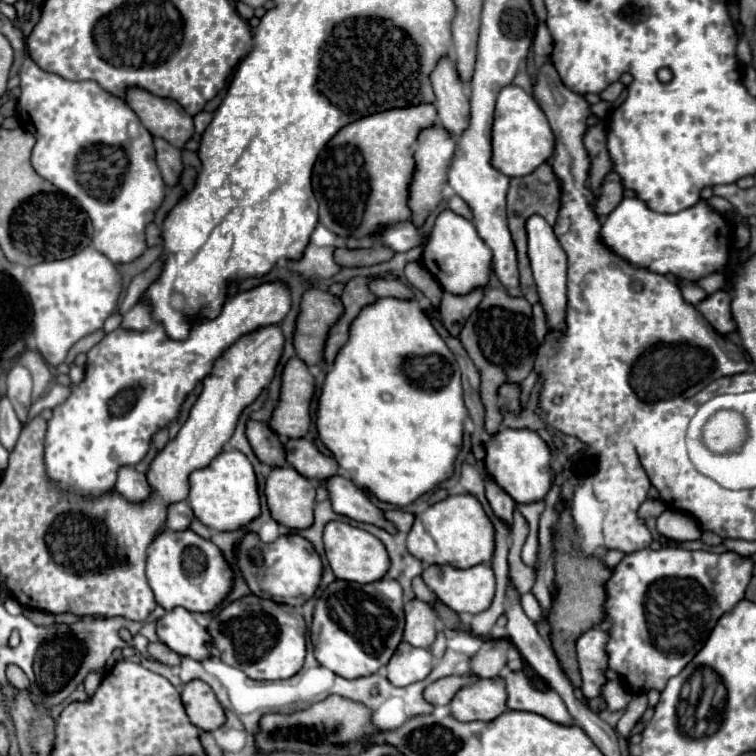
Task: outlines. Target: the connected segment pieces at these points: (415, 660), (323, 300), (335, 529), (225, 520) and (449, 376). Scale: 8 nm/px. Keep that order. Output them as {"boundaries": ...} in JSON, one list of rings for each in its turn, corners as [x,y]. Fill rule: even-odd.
{"boundaries":[[[[403,641],[387,665],[387,679],[397,687],[405,687],[415,681],[423,681],[431,673],[431,669],[433,669],[431,651],[413,647]]],[[[309,289],[301,301],[301,315],[297,319],[297,333],[295,333],[295,349],[297,355],[311,367],[319,365],[325,351],[325,335],[329,327],[337,323],[343,315],[341,299],[331,295],[323,289]]],[[[331,521],[325,527],[323,541],[325,541],[325,553],[329,559],[329,565],[337,579],[355,581],[355,583],[373,583],[385,577],[389,569],[387,549],[375,535],[367,533],[365,529],[359,529],[349,523],[341,523],[341,521]]],[[[223,451],[209,467],[193,471],[187,501],[195,517],[213,531],[237,531],[261,515],[259,483],[253,465],[241,451]]],[[[387,297],[387,299],[379,299],[377,303],[365,307],[357,315],[357,319],[353,321],[353,325],[349,329],[349,341],[339,351],[339,355],[333,363],[333,369],[327,373],[325,383],[323,383],[323,391],[319,397],[319,409],[317,409],[317,431],[319,431],[319,439],[335,455],[337,463],[341,465],[341,469],[345,469],[349,473],[349,477],[355,485],[359,485],[359,487],[365,485],[365,489],[371,491],[379,501],[393,503],[397,507],[407,507],[417,497],[435,489],[439,483],[443,483],[445,479],[449,479],[453,475],[453,465],[455,465],[457,453],[463,445],[463,421],[467,419],[467,415],[469,415],[469,411],[467,411],[465,401],[463,401],[461,371],[459,371],[459,365],[455,361],[455,355],[449,351],[445,341],[433,329],[431,321],[425,317],[425,313],[417,305],[417,301],[399,301],[399,299]]]]}

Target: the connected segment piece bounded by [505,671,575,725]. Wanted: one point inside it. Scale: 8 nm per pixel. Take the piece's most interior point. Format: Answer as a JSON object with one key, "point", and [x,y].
{"point":[523,696]}

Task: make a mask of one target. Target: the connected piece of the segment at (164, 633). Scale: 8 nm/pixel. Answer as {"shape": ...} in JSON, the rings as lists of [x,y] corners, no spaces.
{"shape":[[[173,609],[157,623],[159,639],[179,655],[189,655],[195,661],[211,657],[209,631],[199,625],[187,609]]]}

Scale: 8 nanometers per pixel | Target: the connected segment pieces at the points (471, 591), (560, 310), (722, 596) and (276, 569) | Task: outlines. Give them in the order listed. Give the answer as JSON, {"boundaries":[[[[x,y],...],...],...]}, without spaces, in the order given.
{"boundaries":[[[[429,565],[423,571],[423,581],[427,587],[455,613],[481,613],[489,609],[493,595],[495,595],[495,573],[489,565],[475,565],[469,569],[455,569],[449,565]]],[[[531,215],[527,219],[527,255],[531,261],[533,277],[537,283],[537,291],[541,297],[541,305],[547,315],[547,323],[551,329],[565,329],[565,305],[567,305],[567,259],[565,251],[561,251],[561,245],[551,229],[551,225],[541,215]]],[[[661,547],[659,551],[643,549],[625,555],[625,559],[613,569],[613,577],[607,581],[605,613],[613,623],[609,631],[609,669],[617,671],[633,693],[647,693],[649,689],[661,691],[673,675],[679,675],[683,667],[705,645],[717,619],[731,611],[745,593],[751,579],[753,559],[737,555],[733,551],[685,551],[679,547]]],[[[247,533],[245,539],[237,545],[237,565],[249,583],[249,589],[261,599],[273,599],[291,607],[301,607],[309,601],[321,581],[323,563],[313,545],[301,535],[281,535],[273,543],[263,543],[255,533]]]]}

